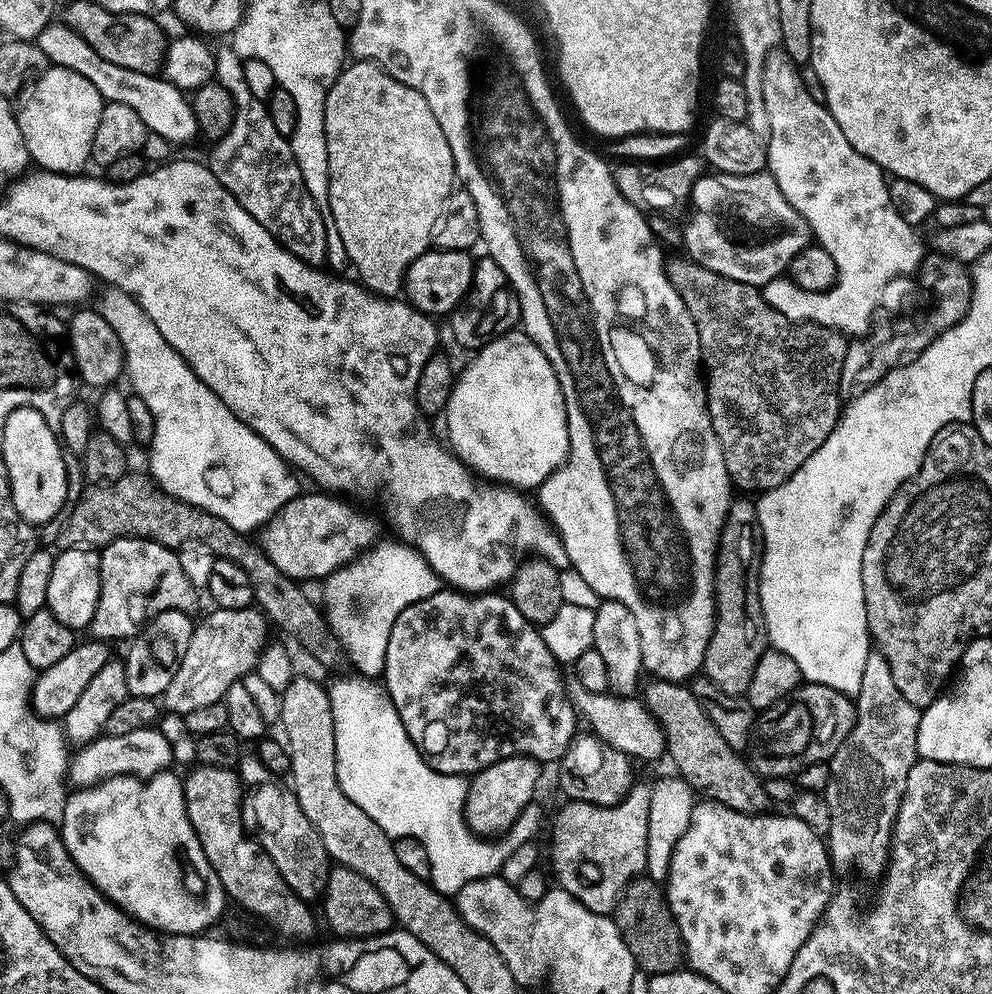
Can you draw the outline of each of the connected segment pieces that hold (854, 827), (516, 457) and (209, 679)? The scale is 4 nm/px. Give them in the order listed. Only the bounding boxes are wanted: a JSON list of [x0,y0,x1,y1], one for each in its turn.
[[822,650,921,877],[442,330,568,490],[162,606,266,714]]

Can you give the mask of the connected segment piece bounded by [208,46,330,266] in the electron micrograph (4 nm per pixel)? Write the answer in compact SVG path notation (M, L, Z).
M224 46L215 51L215 79L228 92L234 102L235 110L232 112L231 128L222 139L213 143L208 165L211 172L222 186L234 196L244 210L274 237L285 249L299 260L313 266L323 265L328 252L330 233L325 229L320 211L314 204L310 192L302 179L302 172L298 162L294 159L291 141L284 137L270 118L267 103L254 96L244 78L243 61L231 47Z

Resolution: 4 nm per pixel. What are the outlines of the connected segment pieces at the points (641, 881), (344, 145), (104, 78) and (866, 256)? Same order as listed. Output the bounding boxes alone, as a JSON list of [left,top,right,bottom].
[[614,874,685,977],[324,60,456,297],[34,22,198,144],[761,50,926,338]]

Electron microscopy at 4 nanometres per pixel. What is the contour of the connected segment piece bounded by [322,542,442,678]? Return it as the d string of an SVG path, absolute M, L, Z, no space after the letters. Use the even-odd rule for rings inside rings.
M403 542L395 543L377 543L374 550L361 552L356 559L326 577L322 584L323 607L331 630L343 644L350 664L364 676L383 677L386 642L390 642L390 630L398 614L402 614L406 606L422 602L422 598L430 598L430 594L442 588L440 577L424 556ZM356 604L360 604L360 616L356 616Z

